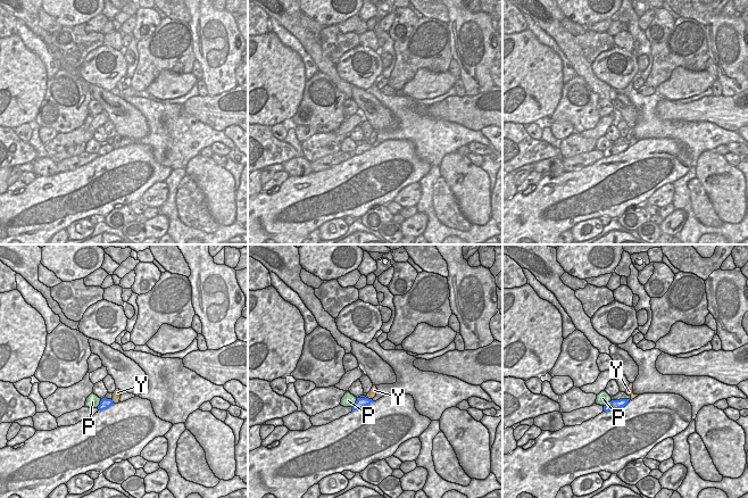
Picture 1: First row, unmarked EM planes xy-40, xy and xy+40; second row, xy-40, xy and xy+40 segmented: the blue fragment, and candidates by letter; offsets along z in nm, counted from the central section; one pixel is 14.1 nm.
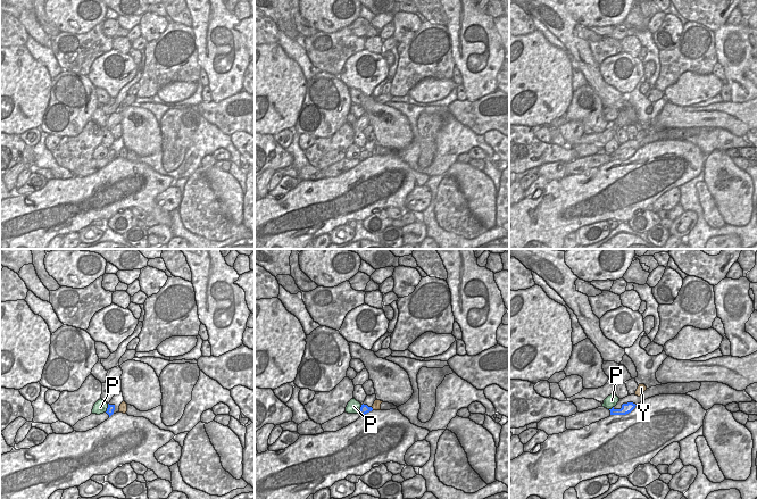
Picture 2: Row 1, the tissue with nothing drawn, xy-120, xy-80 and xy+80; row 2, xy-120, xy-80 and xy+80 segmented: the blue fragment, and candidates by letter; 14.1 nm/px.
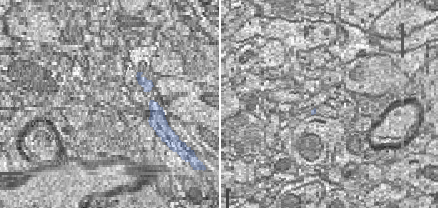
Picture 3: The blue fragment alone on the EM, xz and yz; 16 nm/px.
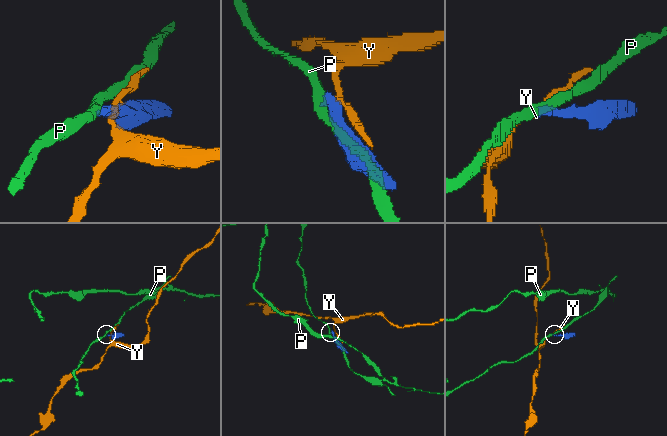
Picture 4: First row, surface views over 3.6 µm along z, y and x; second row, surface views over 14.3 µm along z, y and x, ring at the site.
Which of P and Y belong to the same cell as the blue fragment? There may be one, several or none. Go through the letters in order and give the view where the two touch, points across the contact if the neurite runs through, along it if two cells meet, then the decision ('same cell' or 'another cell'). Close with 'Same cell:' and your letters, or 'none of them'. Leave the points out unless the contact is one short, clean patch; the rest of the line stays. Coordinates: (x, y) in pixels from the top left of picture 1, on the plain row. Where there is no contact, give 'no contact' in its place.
P: xy | along xy (357, 143), (352, 152) | another cell
Y: xy | along xy (365, 142), (371, 144) | another cell
Same cell: none of them

